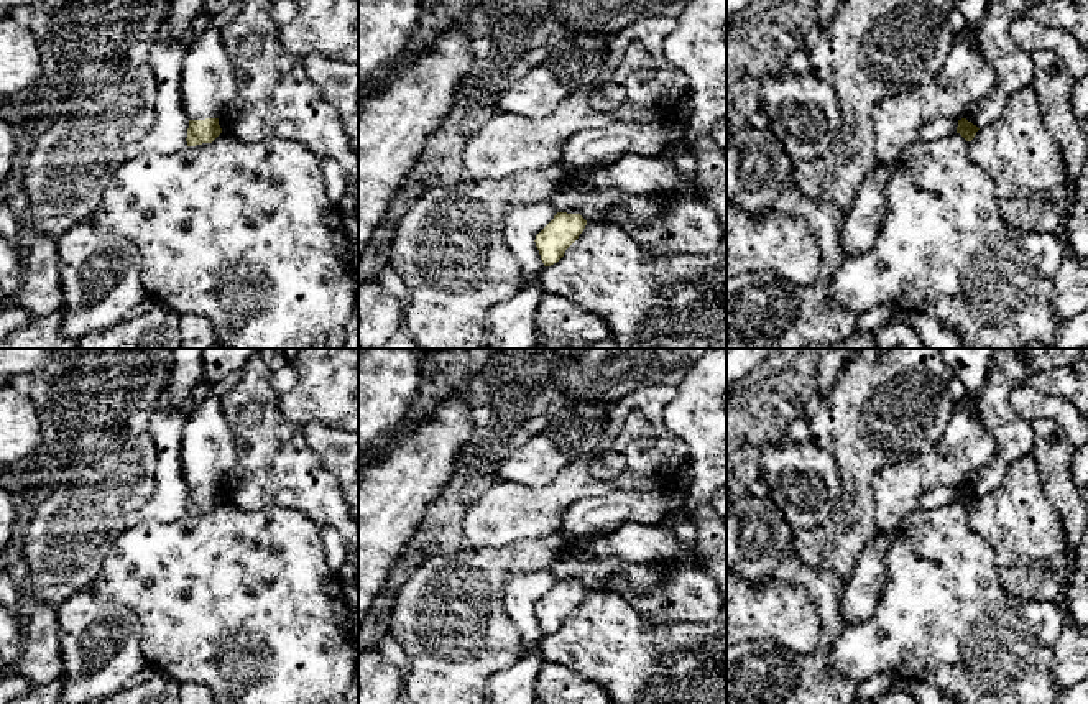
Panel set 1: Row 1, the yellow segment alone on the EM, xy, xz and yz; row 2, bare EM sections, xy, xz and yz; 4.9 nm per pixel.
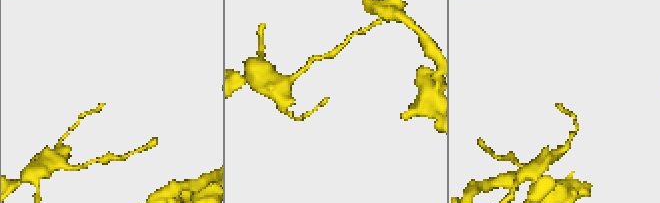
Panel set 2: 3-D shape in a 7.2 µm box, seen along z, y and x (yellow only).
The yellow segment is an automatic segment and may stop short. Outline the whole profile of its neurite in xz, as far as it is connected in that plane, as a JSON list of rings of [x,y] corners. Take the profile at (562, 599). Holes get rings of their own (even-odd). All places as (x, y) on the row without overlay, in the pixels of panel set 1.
[[[557,581],[534,609],[544,635],[557,632],[585,594],[587,589],[580,582]]]

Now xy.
[[[219,487],[189,489],[186,510],[187,515],[212,512],[220,502]]]

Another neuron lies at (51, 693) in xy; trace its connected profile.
[[[59,678],[44,686],[35,686],[25,697],[18,697],[10,704],[66,704],[64,681]]]

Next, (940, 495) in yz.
[[[938,485],[922,495],[922,498],[919,502],[919,508],[935,510],[943,505],[950,505],[950,503],[957,502],[957,495],[958,495],[957,489]]]

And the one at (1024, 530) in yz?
[[[1032,454],[1009,464],[999,485],[976,500],[970,526],[993,548],[1006,592],[1026,600],[1062,602],[1063,523],[1044,493]]]

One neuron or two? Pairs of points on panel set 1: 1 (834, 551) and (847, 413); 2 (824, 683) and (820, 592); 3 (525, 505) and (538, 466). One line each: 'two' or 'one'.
1: one
2: one
3: two

